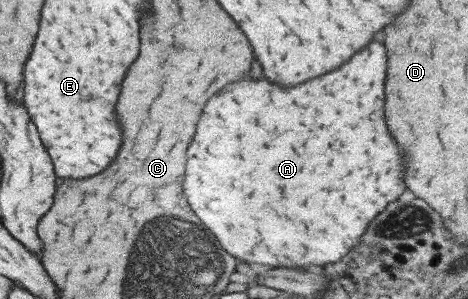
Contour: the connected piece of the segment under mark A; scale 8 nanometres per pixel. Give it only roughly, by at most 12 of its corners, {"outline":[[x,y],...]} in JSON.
{"outline":[[385,49],[207,99],[183,193],[235,262],[337,262],[405,191]]}

